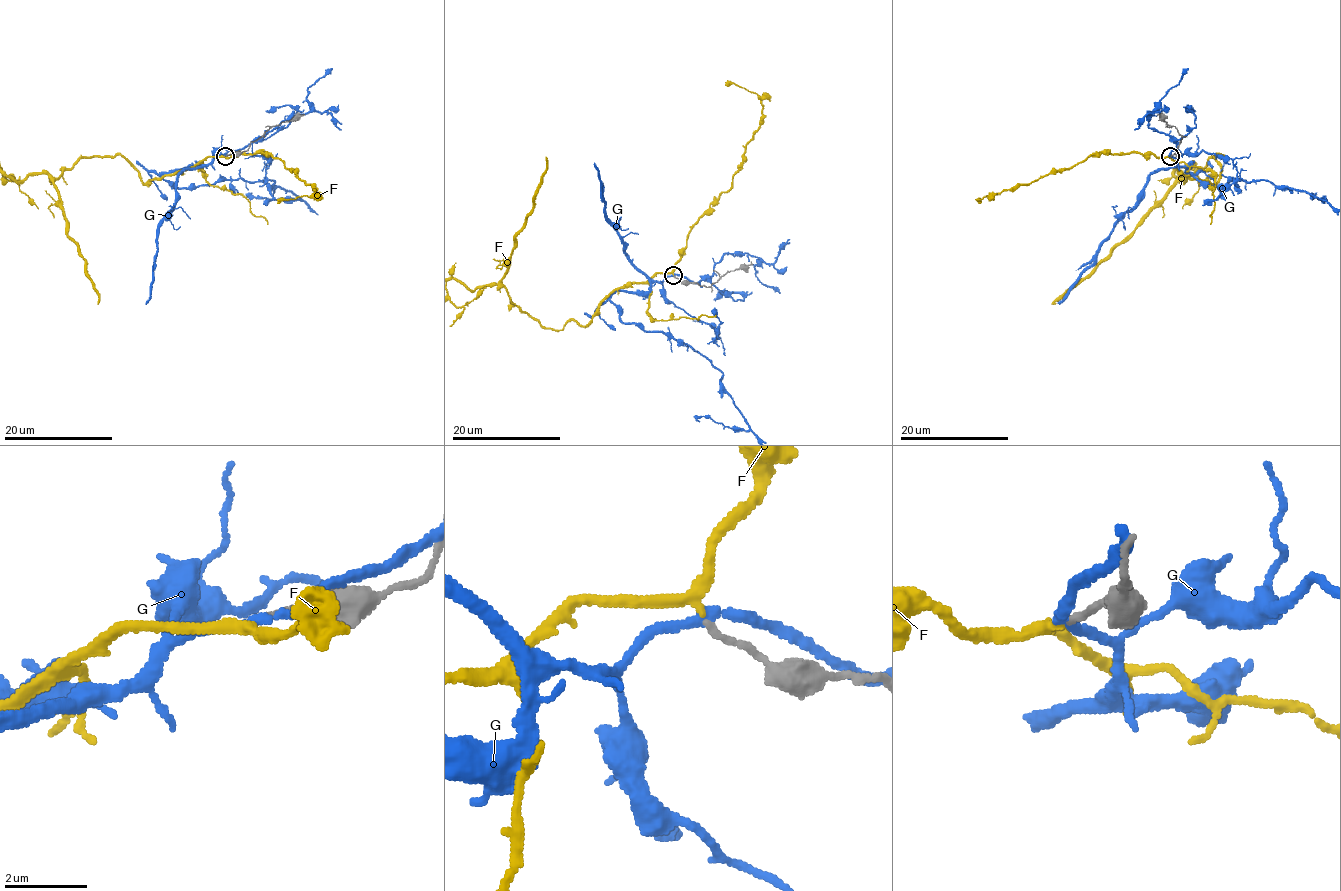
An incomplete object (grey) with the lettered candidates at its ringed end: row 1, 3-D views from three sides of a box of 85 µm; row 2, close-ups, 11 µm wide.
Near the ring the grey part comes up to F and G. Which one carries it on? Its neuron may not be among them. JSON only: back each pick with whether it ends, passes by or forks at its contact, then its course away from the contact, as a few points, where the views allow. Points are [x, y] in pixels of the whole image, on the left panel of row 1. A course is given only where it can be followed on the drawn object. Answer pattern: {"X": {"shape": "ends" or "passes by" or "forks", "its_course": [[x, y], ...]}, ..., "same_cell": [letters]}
{"F": {"shape": "passes by"}, "same_cell": ["F"]}

